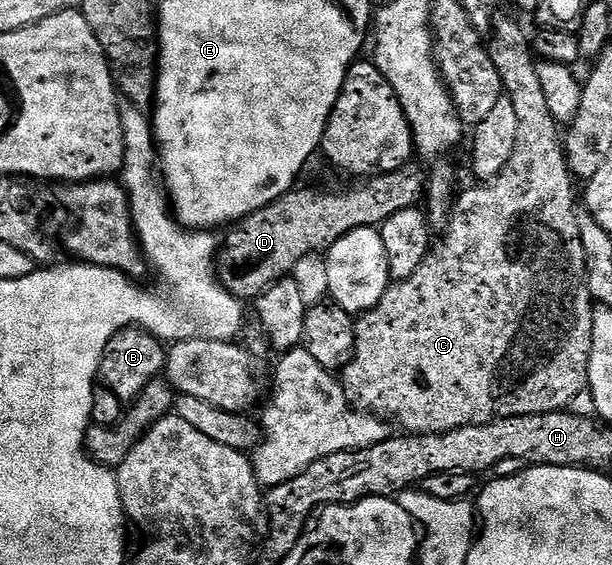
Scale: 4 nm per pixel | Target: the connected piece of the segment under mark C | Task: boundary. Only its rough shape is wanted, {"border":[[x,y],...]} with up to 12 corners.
{"border":[[531,36],[442,251],[357,316],[358,410],[439,435],[569,408],[596,304]]}

